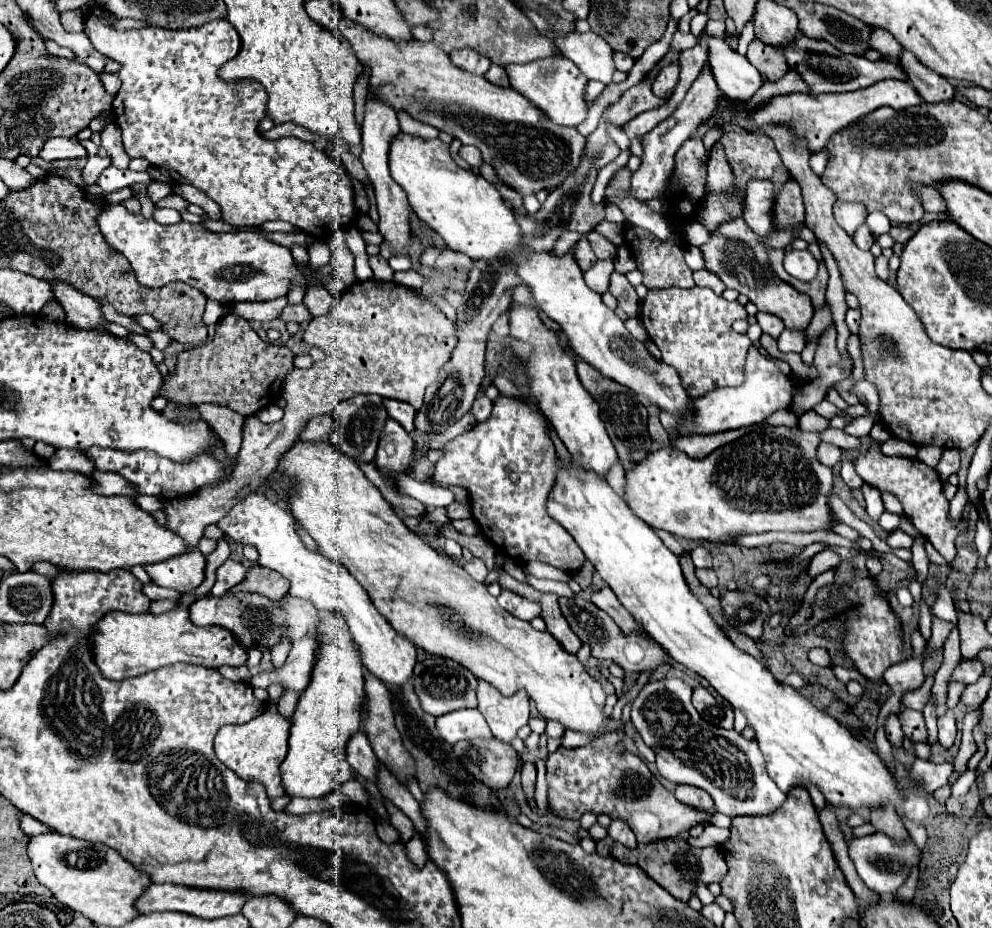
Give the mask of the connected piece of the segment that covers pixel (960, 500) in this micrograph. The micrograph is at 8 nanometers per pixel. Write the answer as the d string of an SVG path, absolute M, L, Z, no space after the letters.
M957 491L957 495L951 499L949 503L949 517L953 521L959 521L959 517L963 515L963 509L965 509L965 503L967 503L968 495L965 495L965 491Z

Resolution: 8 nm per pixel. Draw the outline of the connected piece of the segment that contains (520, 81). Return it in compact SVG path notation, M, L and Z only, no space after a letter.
M555 55L551 59L539 59L525 65L509 65L505 69L511 81L511 89L527 97L545 117L549 117L551 123L577 127L587 119L589 103L585 101L585 89L589 79L583 77L583 73L573 61L563 59L561 55Z

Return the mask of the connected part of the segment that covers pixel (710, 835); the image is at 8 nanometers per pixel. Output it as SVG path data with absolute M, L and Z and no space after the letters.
M707 825L699 837L687 837L687 843L695 847L721 847L727 837L729 837L727 829Z

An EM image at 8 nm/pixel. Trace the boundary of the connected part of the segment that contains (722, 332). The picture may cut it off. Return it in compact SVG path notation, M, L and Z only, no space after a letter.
M667 287L667 289L649 289L647 297L643 299L641 307L641 321L653 339L653 343L659 347L663 361L673 365L681 377L683 389L691 397L701 397L711 389L717 387L737 387L745 381L743 369L745 369L745 357L751 347L751 341L747 335L733 331L735 319L747 319L747 311L737 301L725 301L723 297L715 295L711 289L693 287L693 289L679 289L679 287Z

